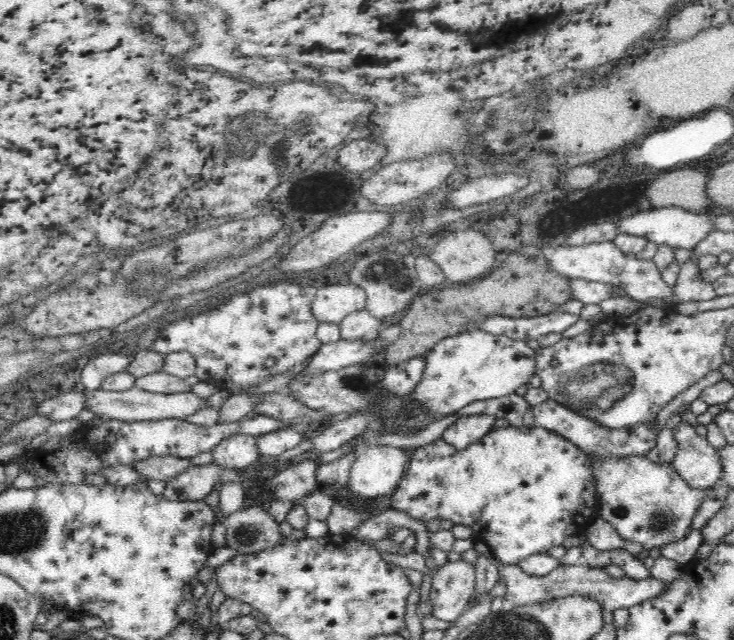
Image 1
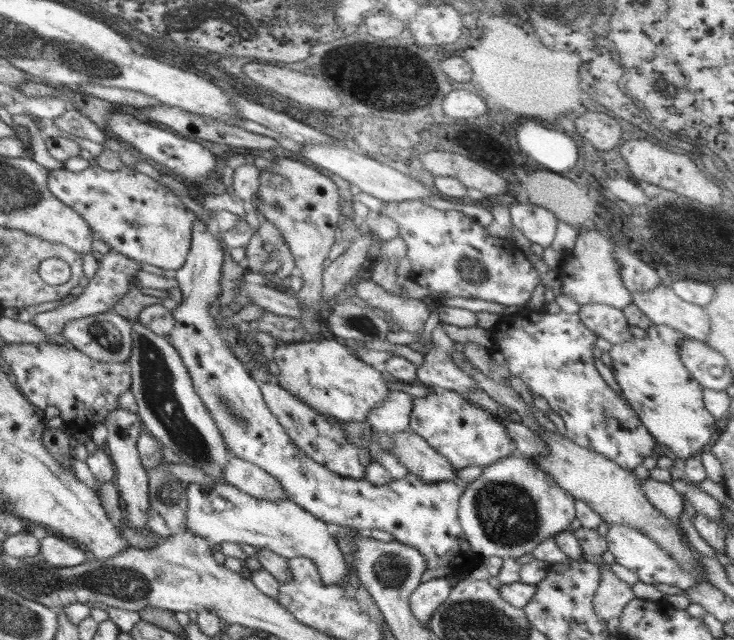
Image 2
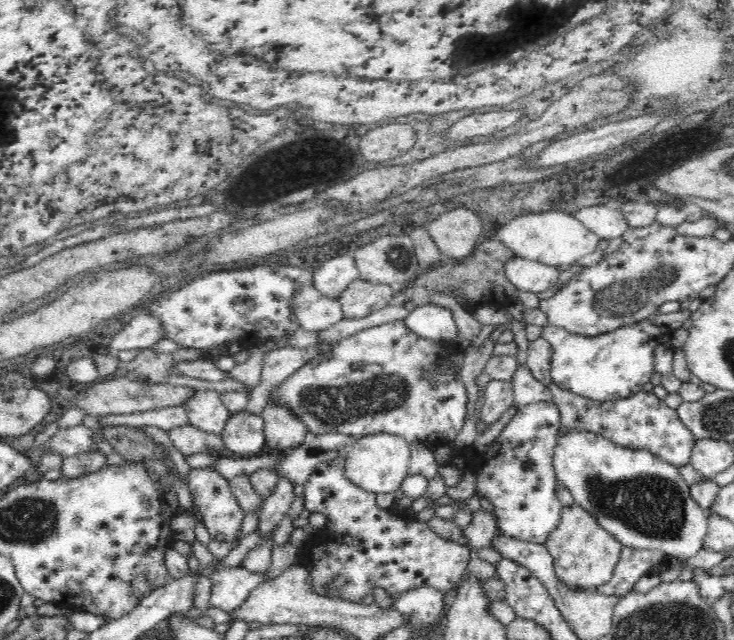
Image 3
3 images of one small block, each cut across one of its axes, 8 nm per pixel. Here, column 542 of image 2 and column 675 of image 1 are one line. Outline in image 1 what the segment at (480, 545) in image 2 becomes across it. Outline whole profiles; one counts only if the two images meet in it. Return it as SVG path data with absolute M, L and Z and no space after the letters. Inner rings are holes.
M645 455L602 460L588 456L588 461L594 475L598 514L607 520L622 539L639 542L644 550L650 551L669 542L682 540L692 531L693 518L706 498L706 489L688 486L672 463L652 462Z

